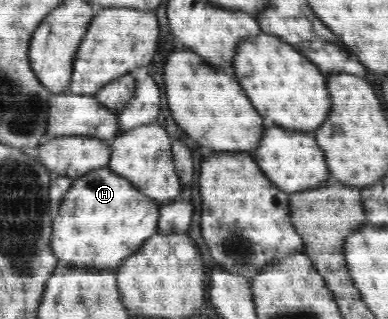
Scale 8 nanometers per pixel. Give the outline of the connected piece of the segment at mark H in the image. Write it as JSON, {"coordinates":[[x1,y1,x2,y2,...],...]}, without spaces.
{"coordinates":[[107,166,93,169,73,180,59,208,59,215,53,221,52,245,54,256,68,265,84,267,90,270,116,269,130,255,137,253,146,240,150,240,158,232,161,206,153,201,148,194,141,190,129,178,114,173]]}

